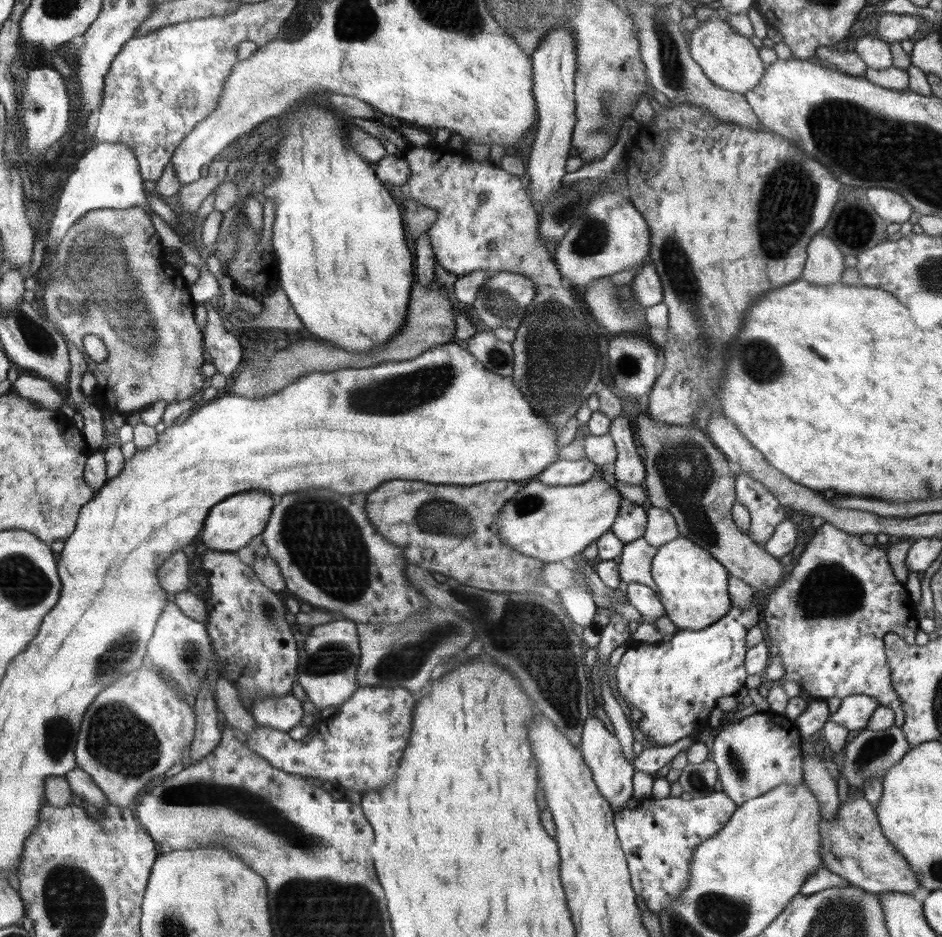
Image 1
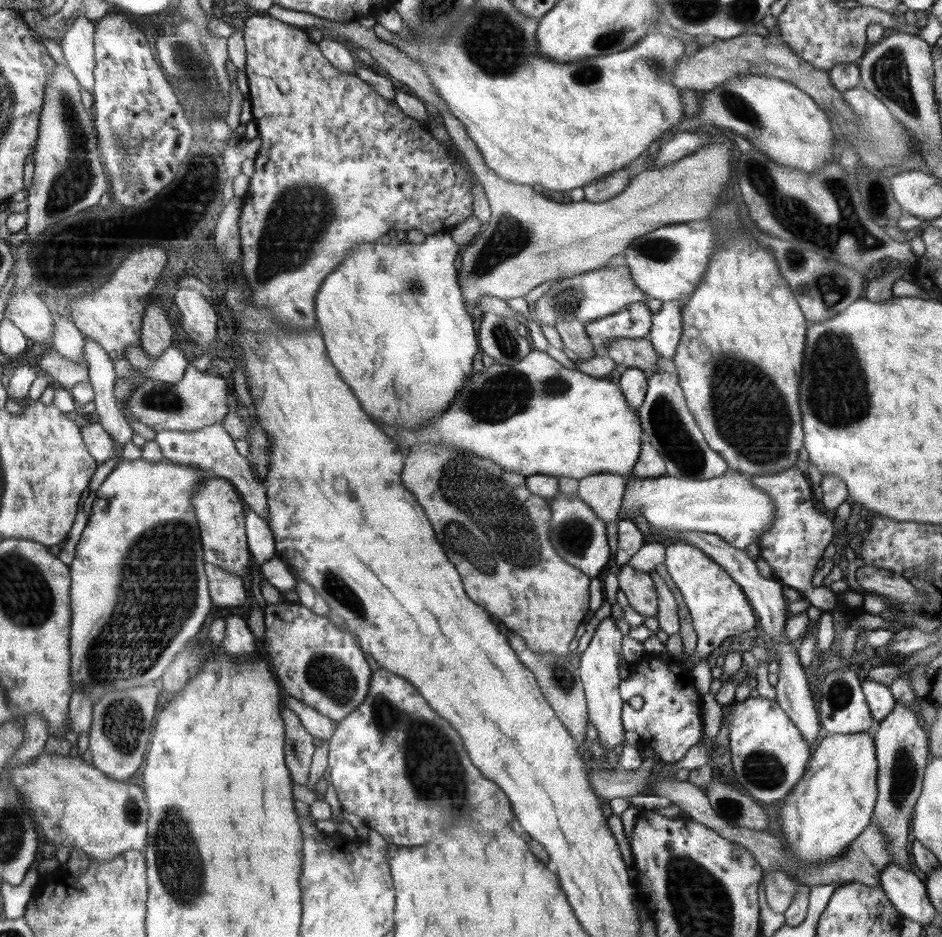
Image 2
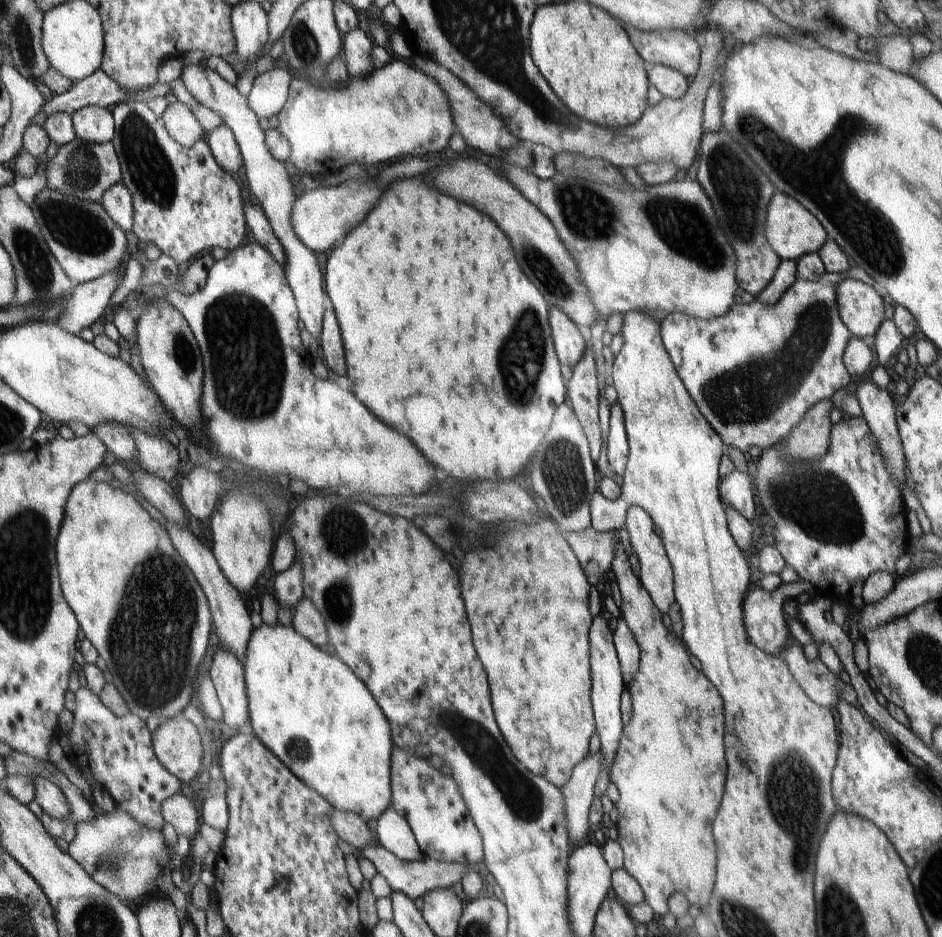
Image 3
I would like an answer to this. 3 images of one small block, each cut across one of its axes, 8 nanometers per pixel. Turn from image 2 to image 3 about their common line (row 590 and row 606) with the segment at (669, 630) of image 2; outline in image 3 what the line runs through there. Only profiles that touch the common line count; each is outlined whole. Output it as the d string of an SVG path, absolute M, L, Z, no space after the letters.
M631 506L627 510L625 525L629 532L631 547L634 549L634 552L636 552L639 560L640 574L638 577L640 582L649 592L650 598L658 607L658 610L666 617L670 612L670 606L672 606L676 600L673 579L674 573L662 539L654 533L654 525L650 515L639 506Z

